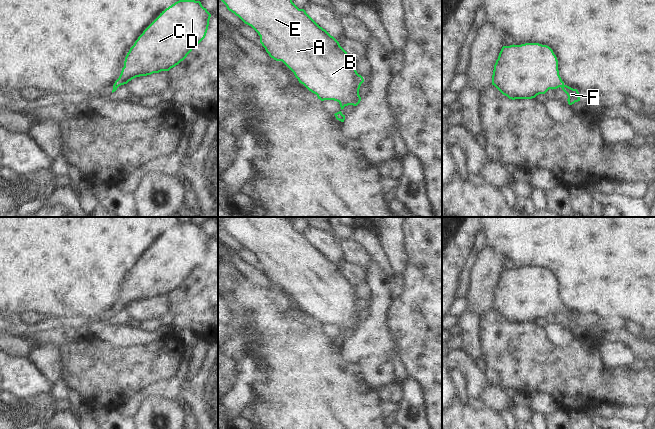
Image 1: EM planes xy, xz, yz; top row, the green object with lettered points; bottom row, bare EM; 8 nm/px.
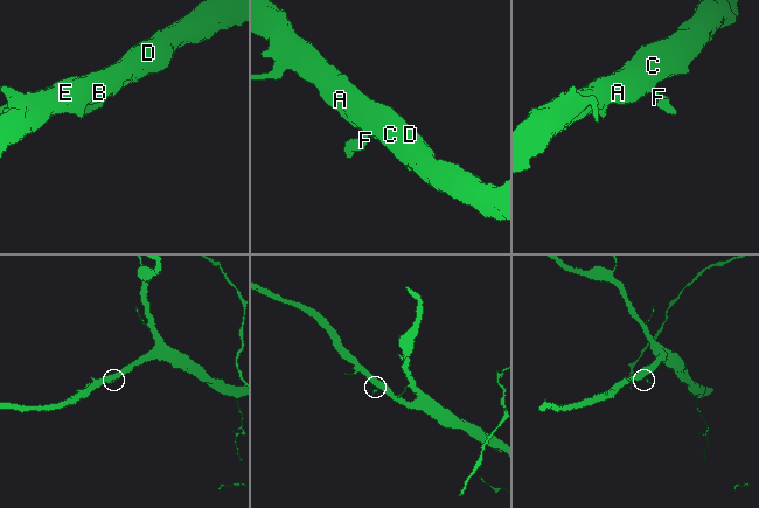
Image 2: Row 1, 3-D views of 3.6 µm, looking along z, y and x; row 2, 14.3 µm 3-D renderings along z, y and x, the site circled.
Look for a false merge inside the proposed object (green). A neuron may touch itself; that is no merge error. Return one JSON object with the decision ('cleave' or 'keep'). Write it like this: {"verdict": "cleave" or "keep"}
{"verdict": "keep"}

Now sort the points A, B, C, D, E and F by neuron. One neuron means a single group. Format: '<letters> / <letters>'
A B C D E F

